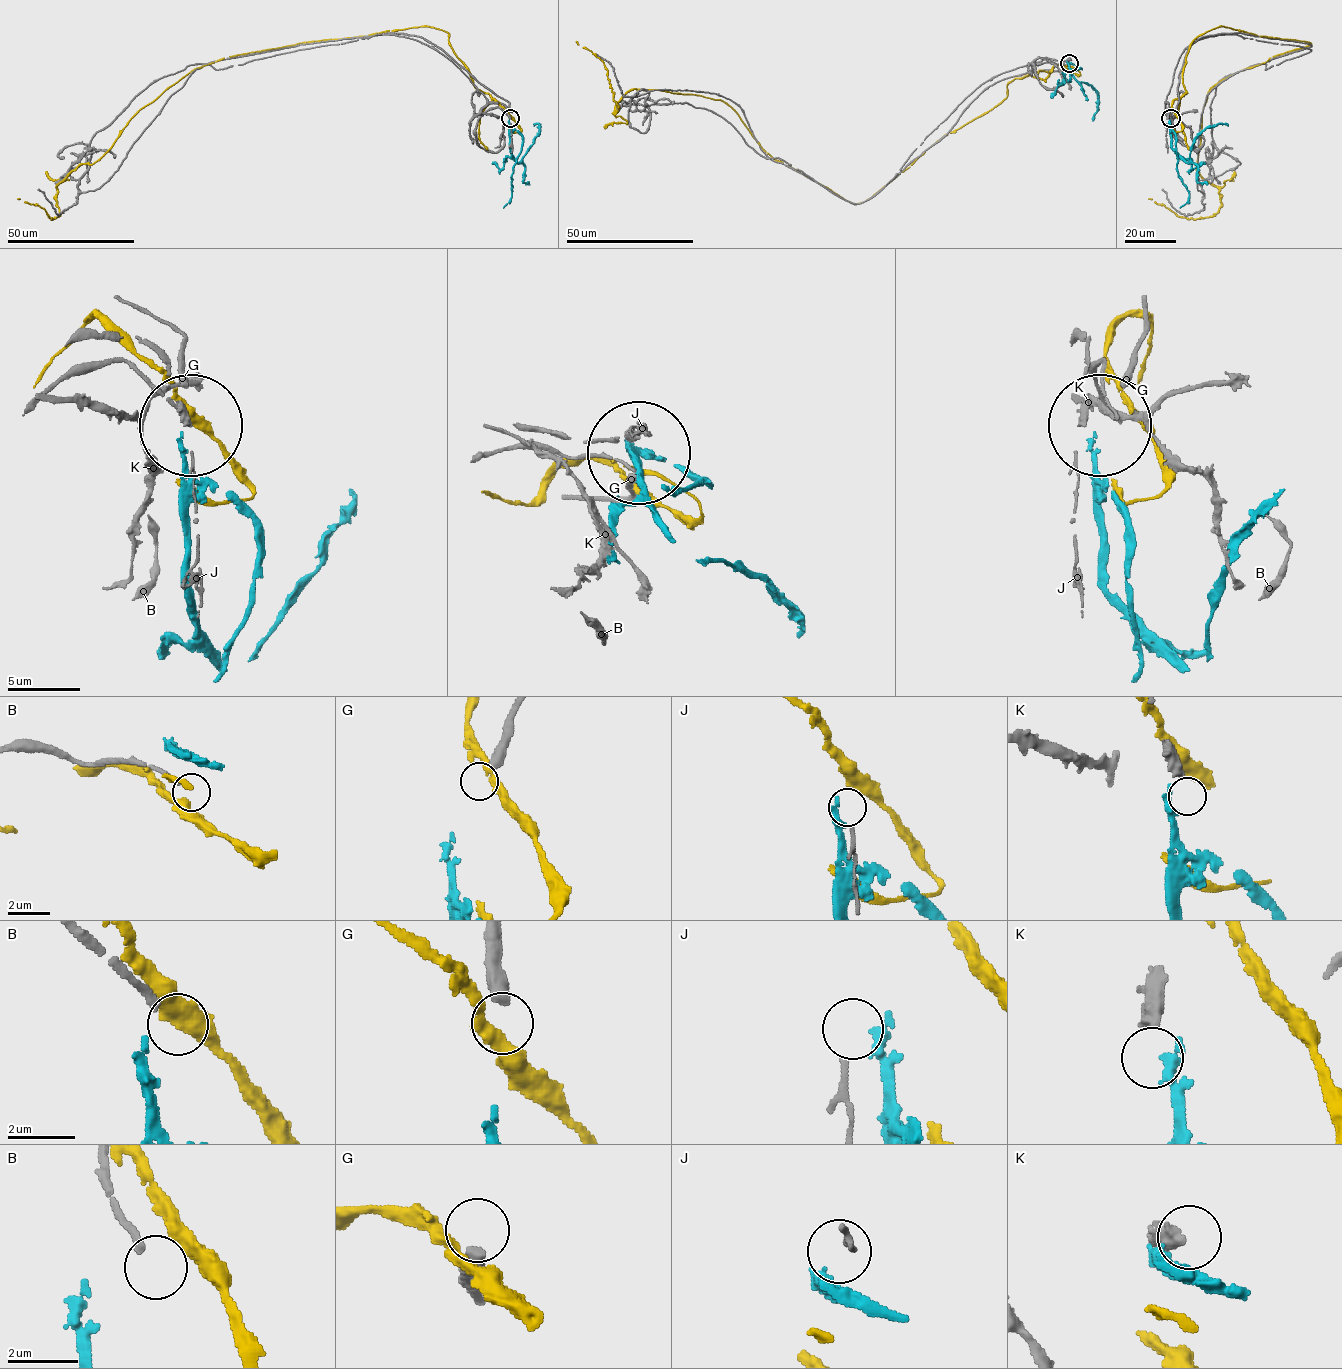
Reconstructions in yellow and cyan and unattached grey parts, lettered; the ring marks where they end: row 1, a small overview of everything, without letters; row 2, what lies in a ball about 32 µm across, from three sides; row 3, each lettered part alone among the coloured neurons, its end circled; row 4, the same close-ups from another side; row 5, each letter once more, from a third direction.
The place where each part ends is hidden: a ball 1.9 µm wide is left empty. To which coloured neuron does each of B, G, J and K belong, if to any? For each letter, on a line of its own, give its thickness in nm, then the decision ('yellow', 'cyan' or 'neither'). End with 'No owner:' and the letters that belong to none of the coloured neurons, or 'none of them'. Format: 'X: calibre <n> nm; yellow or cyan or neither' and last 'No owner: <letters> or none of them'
B: calibre 240 nm; neither
G: calibre 480 nm; neither
J: calibre 190 nm; neither
K: calibre 460 nm; neither
No owner: B, G, J, K

